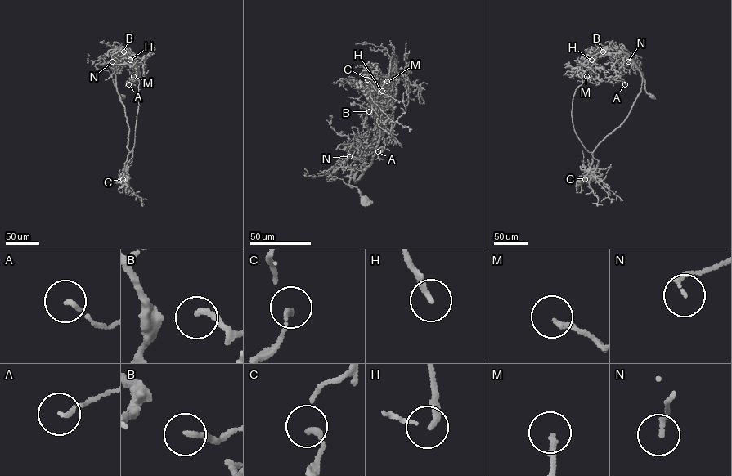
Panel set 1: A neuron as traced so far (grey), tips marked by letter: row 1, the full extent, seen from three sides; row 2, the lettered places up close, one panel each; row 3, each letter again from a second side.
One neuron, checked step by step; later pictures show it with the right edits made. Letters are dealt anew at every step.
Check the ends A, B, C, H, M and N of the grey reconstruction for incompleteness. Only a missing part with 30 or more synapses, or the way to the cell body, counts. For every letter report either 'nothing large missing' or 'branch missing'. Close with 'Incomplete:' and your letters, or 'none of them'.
A: nothing large missing
B: nothing large missing
C: nothing large missing
H: nothing large missing
M: nothing large missing
N: nothing large missing
Incomplete: none of them

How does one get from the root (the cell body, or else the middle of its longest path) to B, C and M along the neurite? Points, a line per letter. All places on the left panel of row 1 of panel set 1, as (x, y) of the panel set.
B: (121, 96), (117, 92), (112, 75), (121, 56), (130, 51), (123, 51)
C: (121, 96), (112, 78), (113, 71), (116, 91), (124, 107), (129, 127), (127, 175), (123, 179)
M: (121, 96), (117, 92), (112, 75), (124, 52), (131, 52), (135, 60), (136, 75), (133, 76)

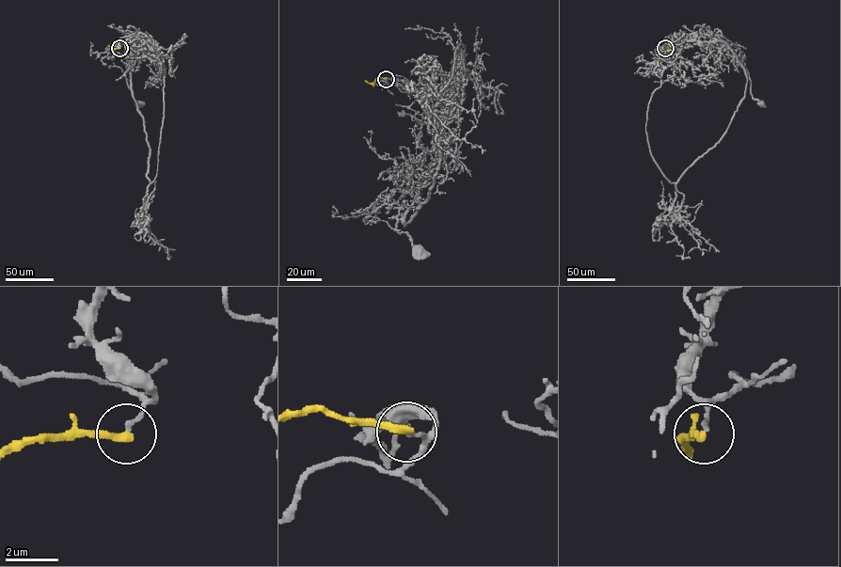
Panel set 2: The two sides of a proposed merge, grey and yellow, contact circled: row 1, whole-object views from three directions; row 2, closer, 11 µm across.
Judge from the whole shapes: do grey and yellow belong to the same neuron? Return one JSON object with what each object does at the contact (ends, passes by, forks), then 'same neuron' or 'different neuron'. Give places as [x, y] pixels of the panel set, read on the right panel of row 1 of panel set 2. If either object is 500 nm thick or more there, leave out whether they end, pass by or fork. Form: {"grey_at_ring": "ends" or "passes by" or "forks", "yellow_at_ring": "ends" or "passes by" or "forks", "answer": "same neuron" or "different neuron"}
{"grey_at_ring": "ends", "yellow_at_ring": "ends", "answer": "different neuron"}

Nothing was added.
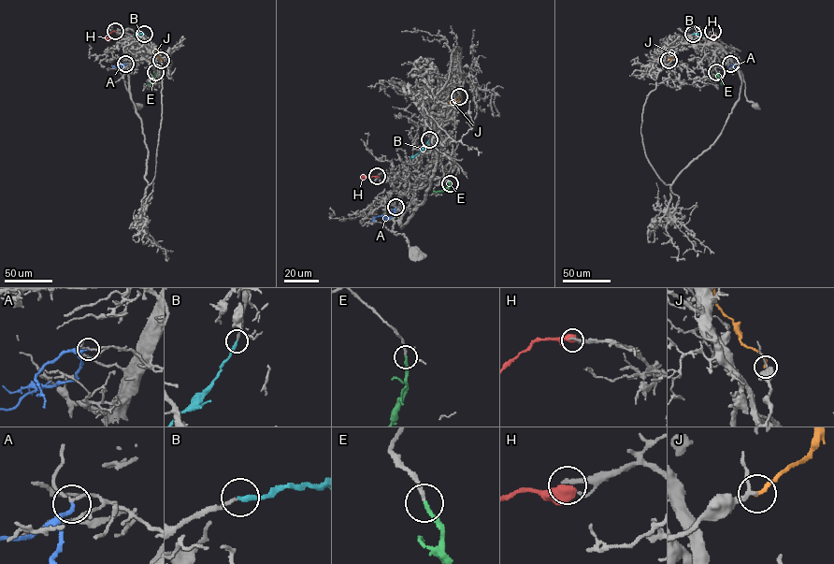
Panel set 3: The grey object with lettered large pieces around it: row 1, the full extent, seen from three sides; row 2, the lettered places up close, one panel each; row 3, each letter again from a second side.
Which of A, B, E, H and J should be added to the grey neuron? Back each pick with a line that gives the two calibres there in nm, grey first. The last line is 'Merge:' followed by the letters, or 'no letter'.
B: Thickness 170 nm (grey) against 260 nm
E: Thickness 200 nm (grey) against 220 nm
Merge: B, E

